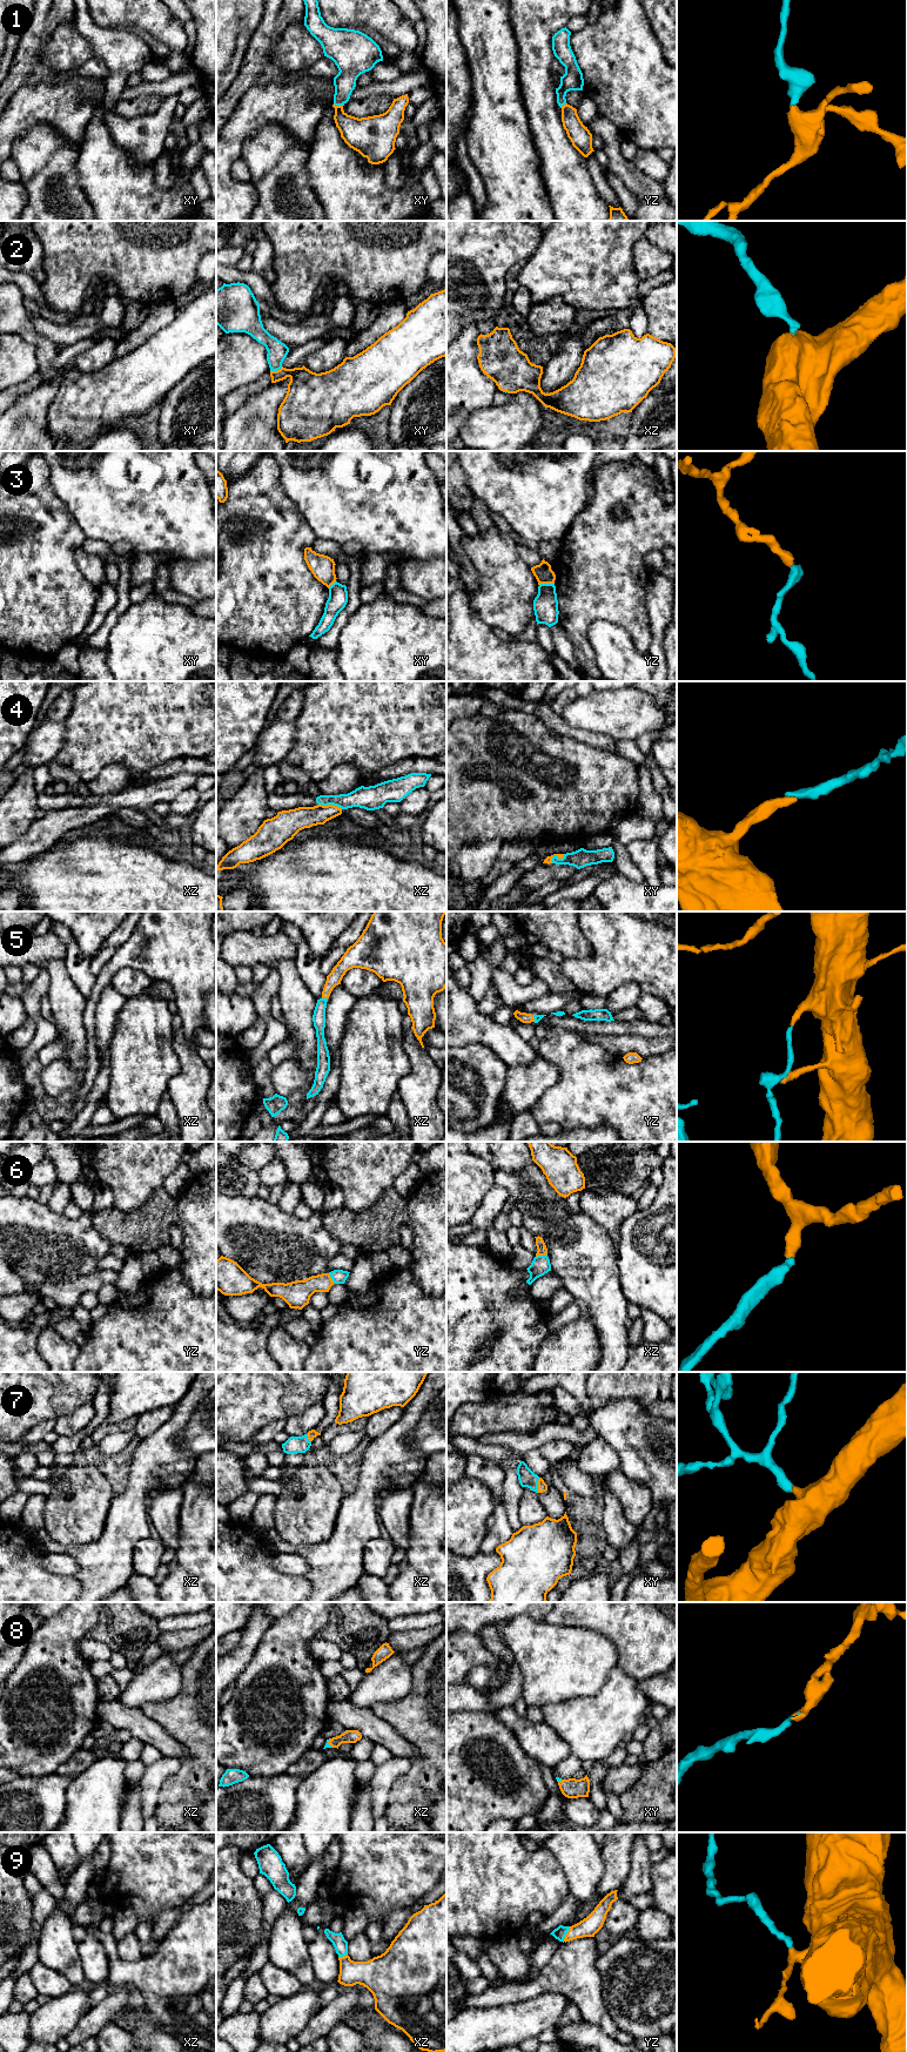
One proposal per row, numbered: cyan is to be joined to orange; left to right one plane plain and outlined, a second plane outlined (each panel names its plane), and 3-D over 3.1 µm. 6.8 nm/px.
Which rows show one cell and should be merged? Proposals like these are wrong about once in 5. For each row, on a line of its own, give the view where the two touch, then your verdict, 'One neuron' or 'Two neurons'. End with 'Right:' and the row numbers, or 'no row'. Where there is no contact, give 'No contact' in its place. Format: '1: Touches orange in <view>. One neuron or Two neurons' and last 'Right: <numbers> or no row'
1: Touches orange in xy. One neuron
2: Touches orange in xy. One neuron
3: Touches orange in yz. Two neurons
4: Touches orange in xz. One neuron
5: Touches orange in xz. One neuron
6: Touches orange in xz. One neuron
7: Touches orange in xy. One neuron
8: Touches orange in xz. One neuron
9: Touches orange in yz. One neuron
Right: 1, 2, 4, 5, 6, 7, 8, 9

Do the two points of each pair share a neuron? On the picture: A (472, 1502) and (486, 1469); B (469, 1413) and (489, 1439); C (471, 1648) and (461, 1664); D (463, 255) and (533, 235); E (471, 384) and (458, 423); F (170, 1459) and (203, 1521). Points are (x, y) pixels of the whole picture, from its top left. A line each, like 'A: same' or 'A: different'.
A: different
B: different
C: same
D: same
E: different
F: different

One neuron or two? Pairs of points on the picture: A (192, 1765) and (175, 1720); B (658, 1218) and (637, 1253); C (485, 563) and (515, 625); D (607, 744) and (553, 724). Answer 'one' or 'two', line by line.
A: one
B: one
C: one
D: one

